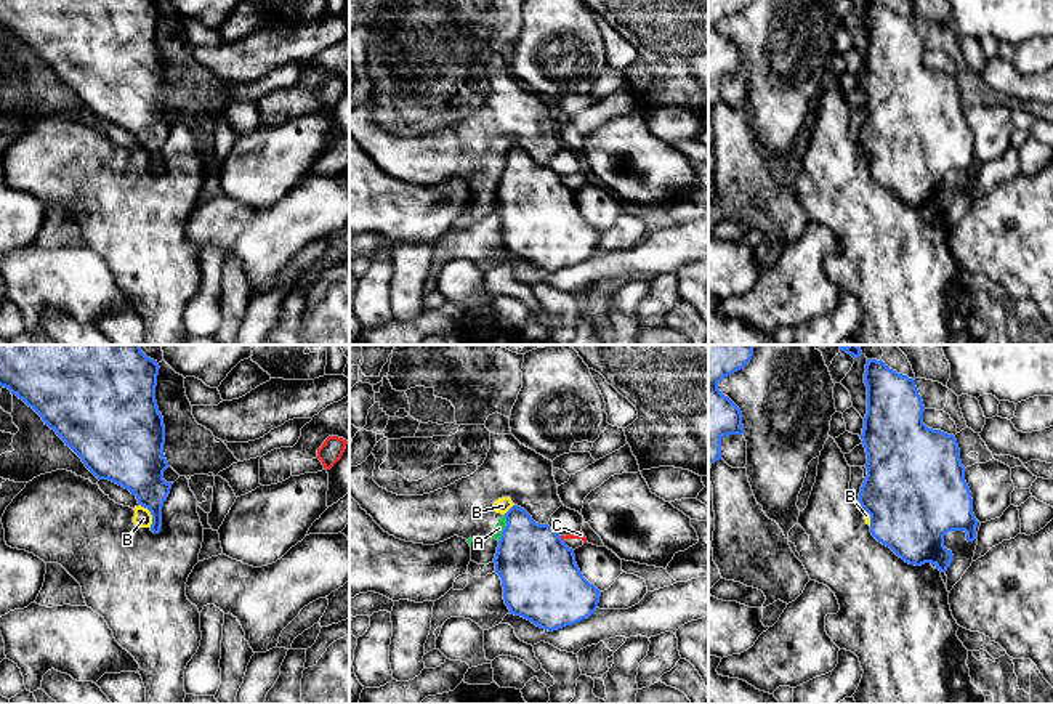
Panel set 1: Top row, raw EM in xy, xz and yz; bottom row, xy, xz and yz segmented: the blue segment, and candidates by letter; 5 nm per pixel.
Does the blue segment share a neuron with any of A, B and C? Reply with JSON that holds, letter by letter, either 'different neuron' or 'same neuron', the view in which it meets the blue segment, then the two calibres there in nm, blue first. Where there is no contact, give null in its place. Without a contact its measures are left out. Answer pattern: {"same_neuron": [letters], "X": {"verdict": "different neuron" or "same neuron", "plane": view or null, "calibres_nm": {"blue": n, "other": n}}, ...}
{"same_neuron": [], "A": {"verdict": "different neuron", "plane": "xz", "calibres_nm": {"blue": 380, "other": 50}}, "B": {"verdict": "different neuron", "plane": "xy", "calibres_nm": {"blue": 260, "other": 90}}, "C": {"verdict": "different neuron", "plane": "xz", "calibres_nm": {"blue": 400, "other": 40}}}

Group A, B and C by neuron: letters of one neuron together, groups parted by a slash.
A B C

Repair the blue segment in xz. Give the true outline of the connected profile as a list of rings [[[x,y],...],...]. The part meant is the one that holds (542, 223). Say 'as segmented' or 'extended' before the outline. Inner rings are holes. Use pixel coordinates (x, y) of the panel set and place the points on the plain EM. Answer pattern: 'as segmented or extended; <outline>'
as segmented; [[[518,146],[505,159],[494,204],[510,253],[548,273],[588,260],[601,233],[580,213],[574,191]]]

